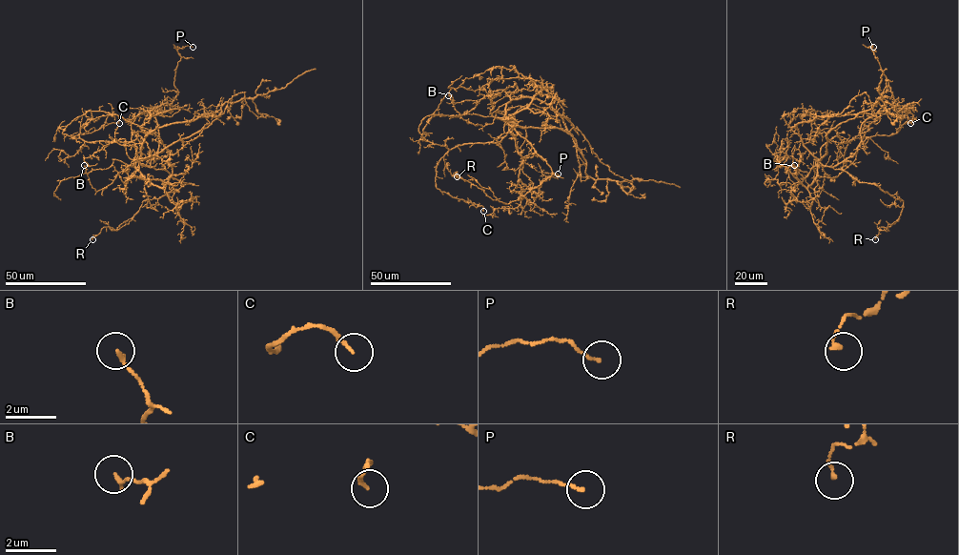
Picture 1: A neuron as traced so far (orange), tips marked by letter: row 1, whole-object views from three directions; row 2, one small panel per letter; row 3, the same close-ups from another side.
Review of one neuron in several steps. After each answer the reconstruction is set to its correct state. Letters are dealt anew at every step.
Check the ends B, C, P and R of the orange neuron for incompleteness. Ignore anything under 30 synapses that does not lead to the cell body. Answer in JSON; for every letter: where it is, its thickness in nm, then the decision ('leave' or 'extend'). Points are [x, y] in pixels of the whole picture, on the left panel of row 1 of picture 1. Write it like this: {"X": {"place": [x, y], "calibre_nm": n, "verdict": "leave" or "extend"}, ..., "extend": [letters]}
{"B": {"place": [84, 165], "calibre_nm": 160, "verdict": "leave"}, "C": {"place": [119, 123], "calibre_nm": 140, "verdict": "leave"}, "P": {"place": [193, 47], "calibre_nm": 100, "verdict": "leave"}, "R": {"place": [92, 239], "calibre_nm": 140, "verdict": "leave"}, "extend": []}

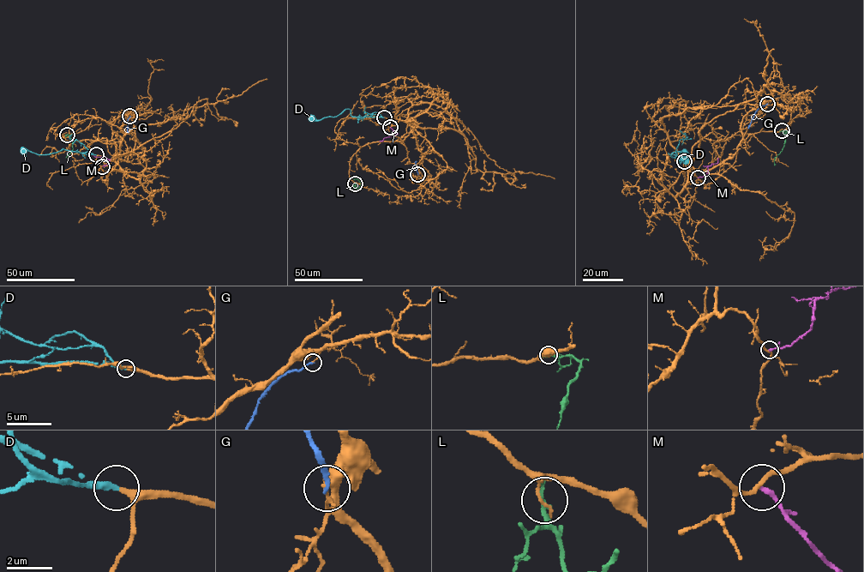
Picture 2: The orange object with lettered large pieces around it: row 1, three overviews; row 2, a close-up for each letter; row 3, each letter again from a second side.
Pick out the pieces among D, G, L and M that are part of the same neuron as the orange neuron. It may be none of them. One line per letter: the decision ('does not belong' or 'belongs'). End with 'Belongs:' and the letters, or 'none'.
D: belongs
G: does not belong
L: does not belong
M: does not belong
Belongs: D

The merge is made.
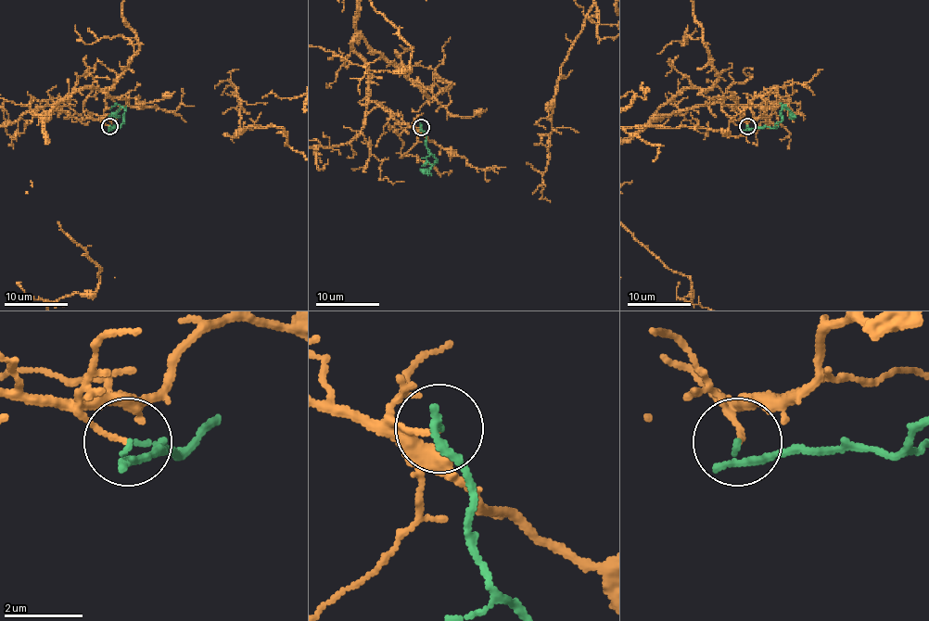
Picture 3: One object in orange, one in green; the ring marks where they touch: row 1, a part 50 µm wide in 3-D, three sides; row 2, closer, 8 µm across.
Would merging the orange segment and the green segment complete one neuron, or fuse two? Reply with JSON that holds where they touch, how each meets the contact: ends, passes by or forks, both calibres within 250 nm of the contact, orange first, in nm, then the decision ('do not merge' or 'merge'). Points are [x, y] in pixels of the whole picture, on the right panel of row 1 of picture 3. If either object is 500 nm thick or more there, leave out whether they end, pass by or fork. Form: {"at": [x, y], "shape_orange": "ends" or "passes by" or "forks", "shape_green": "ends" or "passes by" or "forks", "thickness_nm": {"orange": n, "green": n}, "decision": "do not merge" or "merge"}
{"at": [747, 126], "shape_orange": "ends", "shape_green": "ends", "thickness_nm": {"orange": 110, "green": 180}, "decision": "do not merge"}

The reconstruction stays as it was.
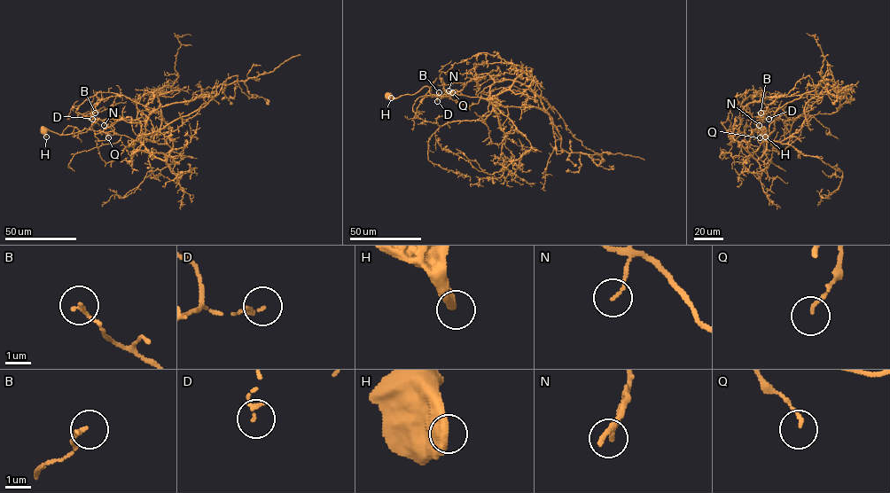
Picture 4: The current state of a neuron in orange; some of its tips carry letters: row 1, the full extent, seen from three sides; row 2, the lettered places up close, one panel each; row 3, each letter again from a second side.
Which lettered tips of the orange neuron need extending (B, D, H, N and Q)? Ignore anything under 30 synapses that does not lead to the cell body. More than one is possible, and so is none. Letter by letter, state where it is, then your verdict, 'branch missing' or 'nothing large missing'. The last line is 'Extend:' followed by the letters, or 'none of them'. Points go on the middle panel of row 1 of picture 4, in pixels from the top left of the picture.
B: place (439, 92); nothing large missing
D: place (437, 101); nothing large missing
H: place (391, 97); nothing large missing
N: place (448, 90); nothing large missing
Q: place (452, 92); nothing large missing
Extend: none of them

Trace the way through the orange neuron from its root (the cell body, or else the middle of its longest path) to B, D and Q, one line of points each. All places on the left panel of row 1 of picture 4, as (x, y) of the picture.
B: (44, 130), (69, 134), (85, 128), (117, 134), (100, 119), (93, 119), (92, 114), (95, 113)
D: (44, 130), (69, 134), (85, 128), (117, 134), (100, 119), (92, 119)
Q: (44, 130), (69, 134), (85, 128), (103, 131), (108, 137)

